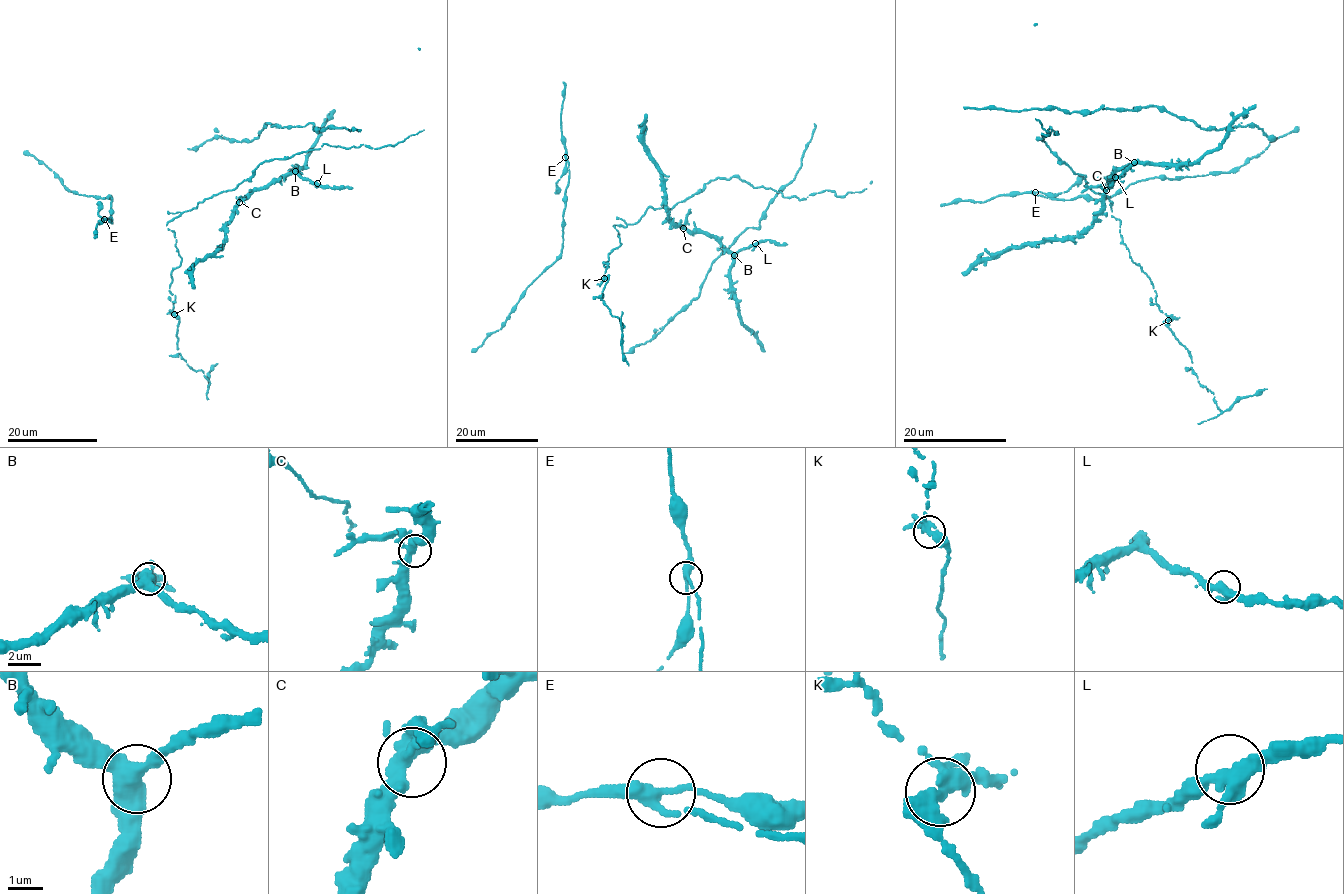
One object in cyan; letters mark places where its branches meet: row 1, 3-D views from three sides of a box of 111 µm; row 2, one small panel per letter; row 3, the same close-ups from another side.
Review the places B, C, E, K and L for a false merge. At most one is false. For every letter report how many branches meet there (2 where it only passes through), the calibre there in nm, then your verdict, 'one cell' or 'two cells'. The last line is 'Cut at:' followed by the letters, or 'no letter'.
B: branches 3; calibre 400 nm; one cell
C: branches 4; calibre 380 nm; one cell
E: branches 3; calibre 280 nm; one cell
K: branches 4; calibre 360 nm; two cells
L: branches 4; calibre 360 nm; one cell
Cut at: K

